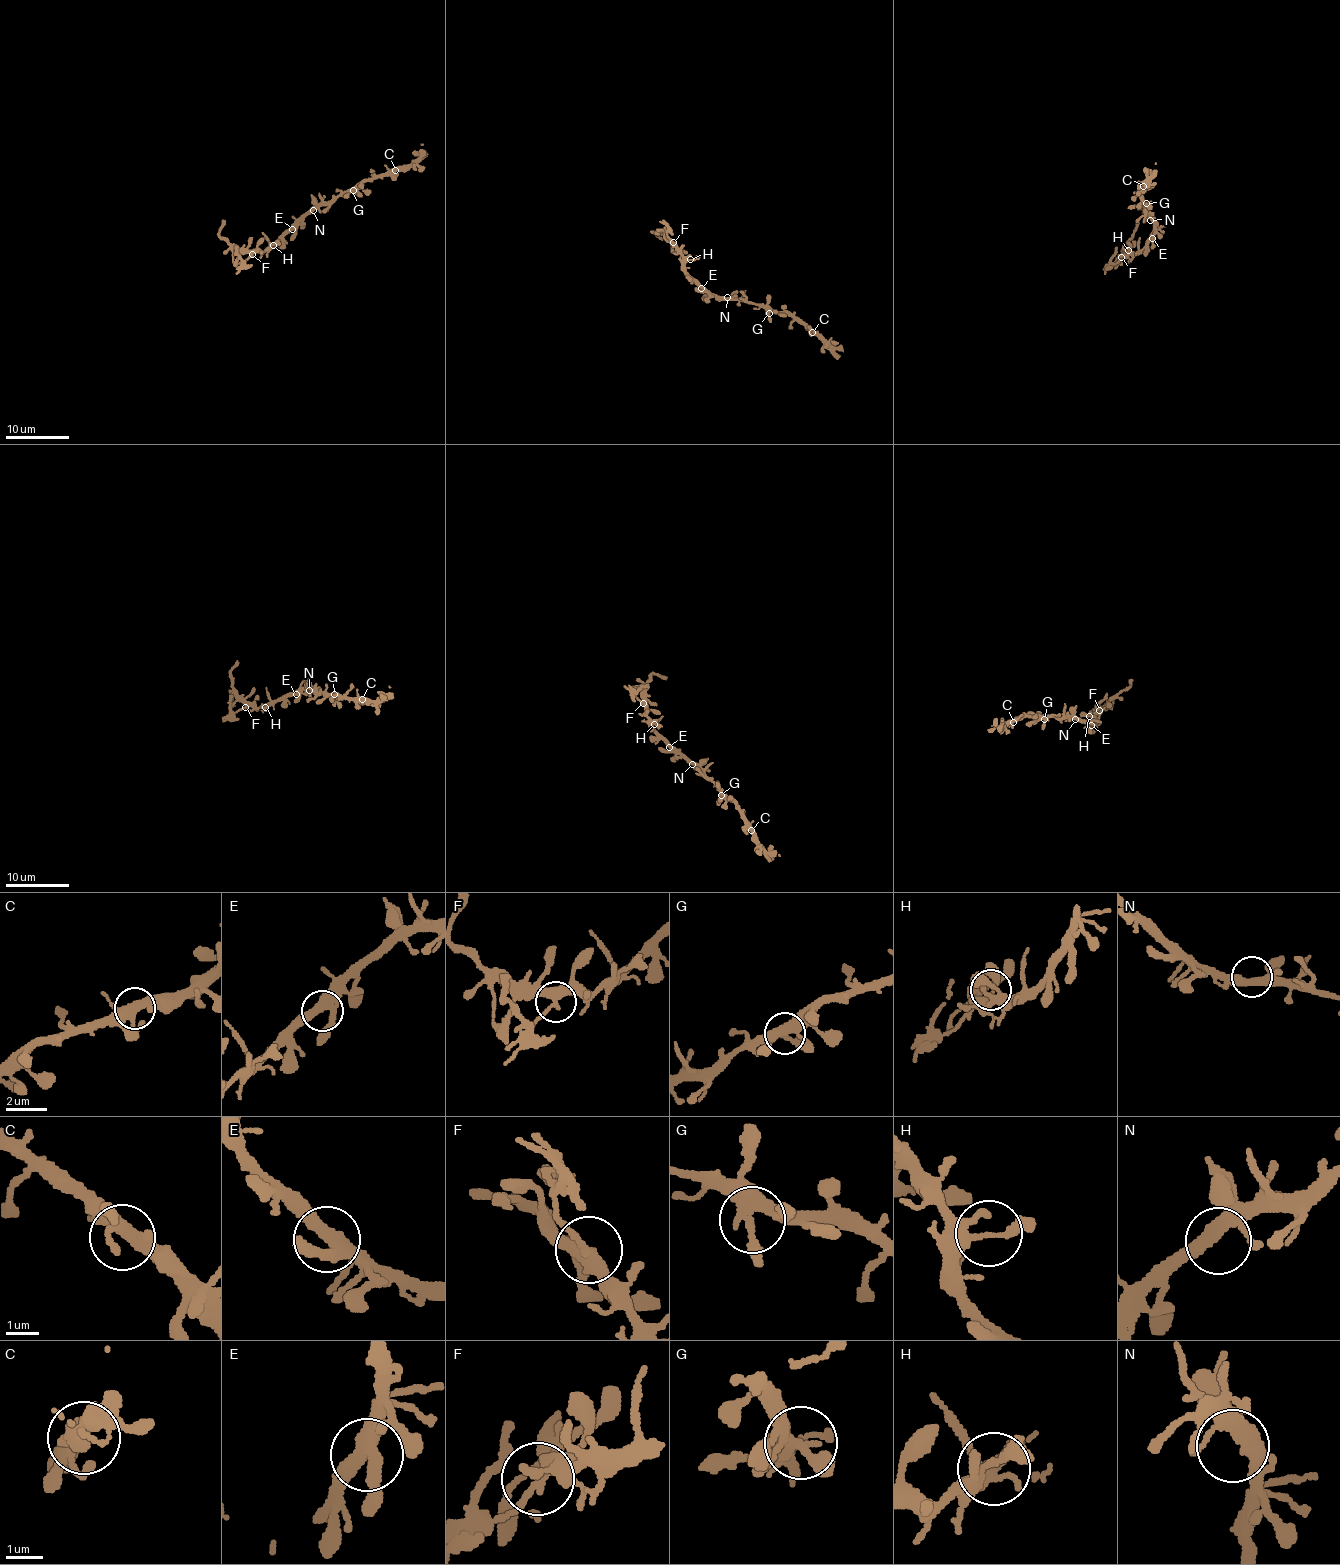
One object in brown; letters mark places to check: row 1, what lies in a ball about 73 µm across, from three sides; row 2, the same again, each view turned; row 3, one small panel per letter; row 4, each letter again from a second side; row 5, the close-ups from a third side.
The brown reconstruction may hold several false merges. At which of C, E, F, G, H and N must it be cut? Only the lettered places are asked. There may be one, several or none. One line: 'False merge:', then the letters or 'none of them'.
False merge: F

